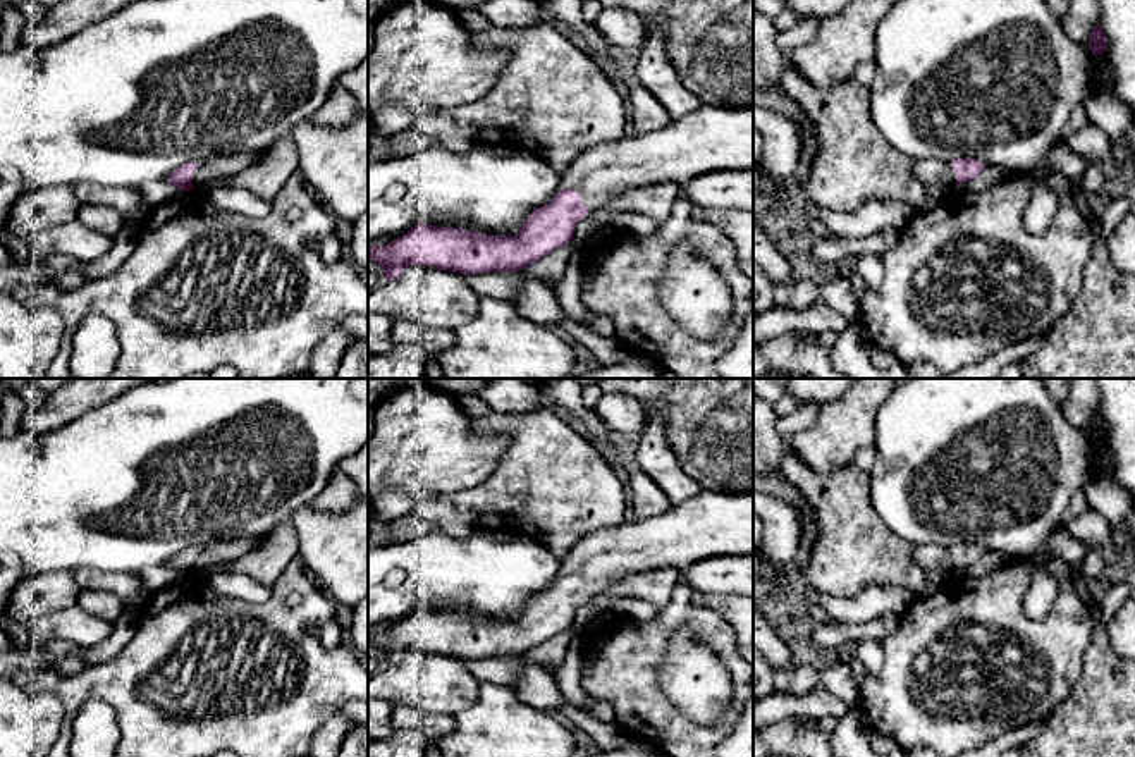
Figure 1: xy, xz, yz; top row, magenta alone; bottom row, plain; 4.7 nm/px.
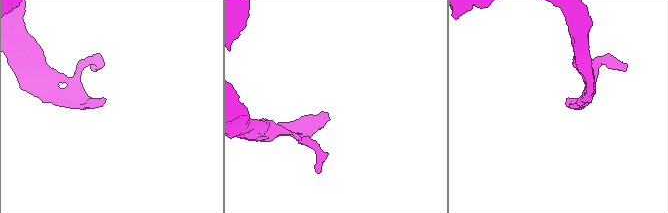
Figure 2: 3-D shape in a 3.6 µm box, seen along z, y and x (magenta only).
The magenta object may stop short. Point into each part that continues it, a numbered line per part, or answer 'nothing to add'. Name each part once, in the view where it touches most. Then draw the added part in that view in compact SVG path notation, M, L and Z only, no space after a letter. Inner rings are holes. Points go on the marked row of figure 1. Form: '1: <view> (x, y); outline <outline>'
1: xz (709, 138); outline M702 105L653 132L597 145L573 160L562 174L561 188L578 191L590 212L607 215L612 203L633 188L653 182L684 186L710 170L753 170L753 105L748 108Z

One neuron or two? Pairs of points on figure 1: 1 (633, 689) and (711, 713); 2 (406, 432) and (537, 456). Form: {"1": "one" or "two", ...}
{"1": "two", "2": "two"}

